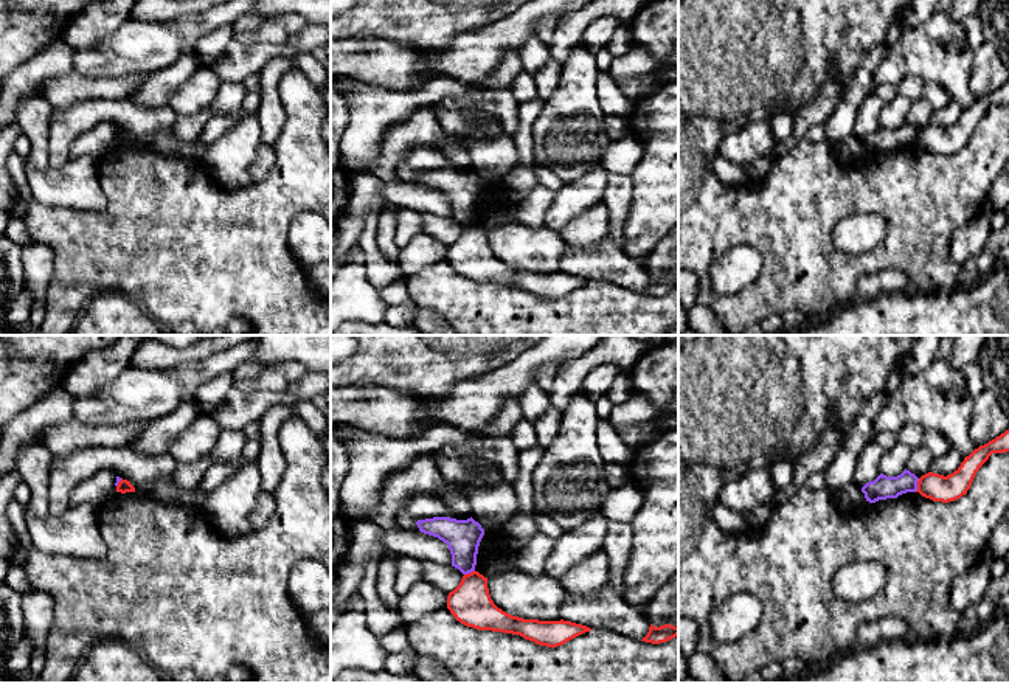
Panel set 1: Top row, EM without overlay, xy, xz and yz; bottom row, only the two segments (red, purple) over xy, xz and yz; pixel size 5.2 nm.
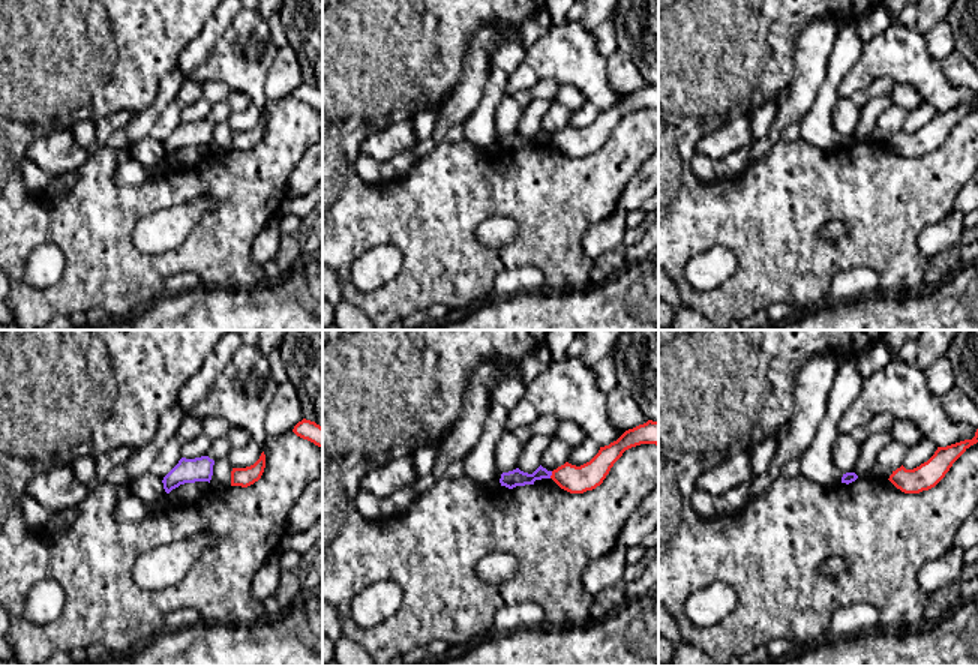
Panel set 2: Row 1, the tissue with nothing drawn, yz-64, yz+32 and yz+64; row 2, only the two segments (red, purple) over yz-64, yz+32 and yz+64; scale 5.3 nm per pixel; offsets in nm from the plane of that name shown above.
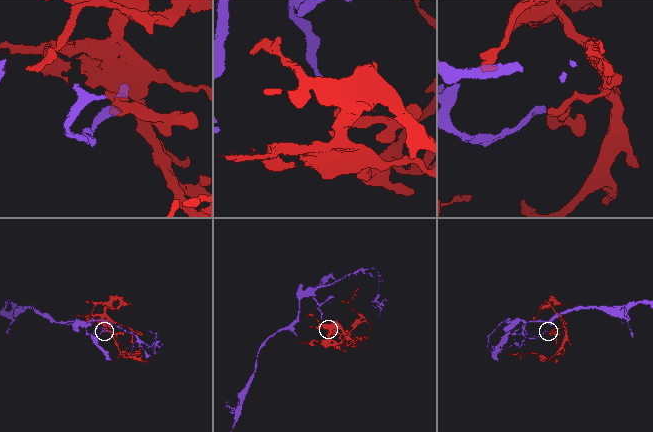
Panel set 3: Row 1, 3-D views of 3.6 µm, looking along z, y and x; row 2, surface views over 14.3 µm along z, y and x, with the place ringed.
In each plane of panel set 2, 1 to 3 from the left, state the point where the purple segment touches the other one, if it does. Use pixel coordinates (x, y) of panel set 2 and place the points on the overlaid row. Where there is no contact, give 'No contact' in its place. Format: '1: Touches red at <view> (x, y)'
1: No contact
2: Touches red at yz+32 (552, 474)
3: No contact

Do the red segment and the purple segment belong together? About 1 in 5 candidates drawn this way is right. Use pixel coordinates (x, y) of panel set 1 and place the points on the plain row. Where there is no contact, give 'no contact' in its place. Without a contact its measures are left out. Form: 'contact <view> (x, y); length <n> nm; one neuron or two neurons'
contact yz (918, 137); length 80 nm; two neurons

